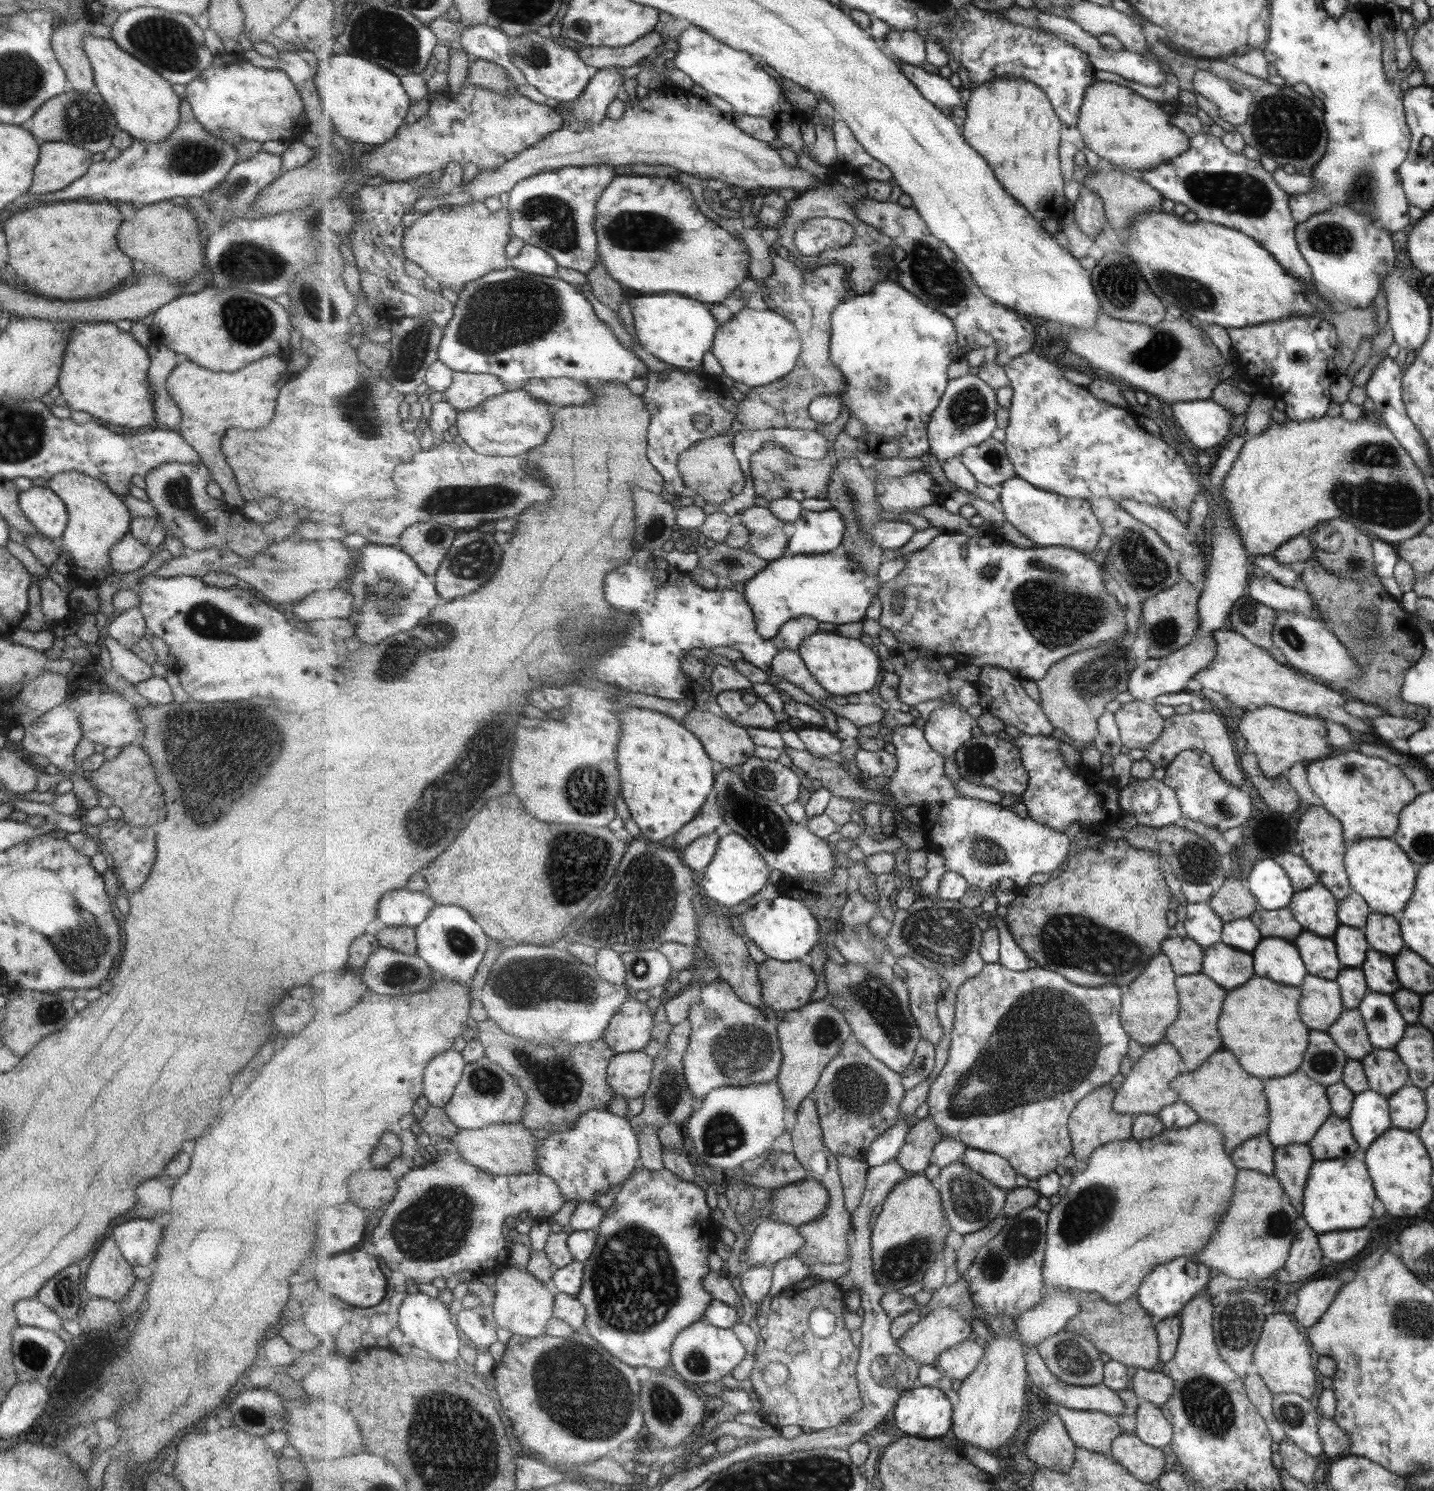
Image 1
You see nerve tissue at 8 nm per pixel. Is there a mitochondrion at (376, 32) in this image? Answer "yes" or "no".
yes

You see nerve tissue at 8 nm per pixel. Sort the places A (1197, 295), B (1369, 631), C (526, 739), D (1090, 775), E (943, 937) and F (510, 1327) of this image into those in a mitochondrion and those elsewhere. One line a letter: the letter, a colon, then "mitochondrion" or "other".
A: mitochondrion
B: mitochondrion
C: other
D: other
E: mitochondrion
F: other

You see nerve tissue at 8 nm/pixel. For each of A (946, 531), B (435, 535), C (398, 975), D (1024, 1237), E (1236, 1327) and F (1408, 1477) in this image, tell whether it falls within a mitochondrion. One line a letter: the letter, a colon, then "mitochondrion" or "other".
A: other
B: mitochondrion
C: mitochondrion
D: mitochondrion
E: mitochondrion
F: other

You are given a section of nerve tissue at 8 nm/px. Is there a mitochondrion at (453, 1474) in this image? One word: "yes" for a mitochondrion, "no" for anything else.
yes

